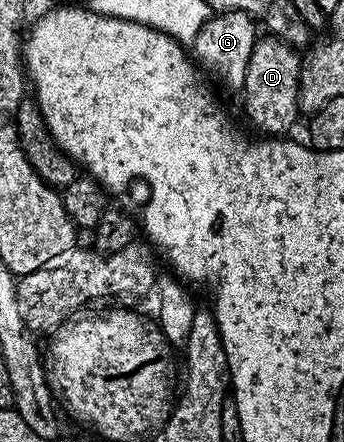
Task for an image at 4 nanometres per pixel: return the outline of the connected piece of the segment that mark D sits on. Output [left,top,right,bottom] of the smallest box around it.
[241,35,301,135]

